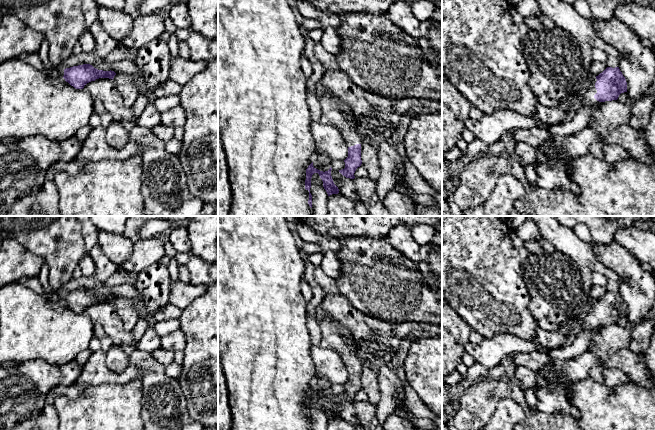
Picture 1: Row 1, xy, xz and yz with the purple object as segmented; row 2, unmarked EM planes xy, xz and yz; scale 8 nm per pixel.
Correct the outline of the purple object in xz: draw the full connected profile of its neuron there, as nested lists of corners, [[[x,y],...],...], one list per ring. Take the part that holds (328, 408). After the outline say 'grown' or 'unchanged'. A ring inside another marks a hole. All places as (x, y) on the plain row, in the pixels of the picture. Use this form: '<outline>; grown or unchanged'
[[[313,386],[306,393],[305,413],[309,415],[309,424],[308,424],[309,430],[312,430],[312,419],[310,417],[310,412],[311,412],[311,402],[314,397],[319,398],[320,402],[323,405],[323,411],[326,414],[328,420],[339,417],[338,411],[333,406],[331,394],[332,392],[330,391],[328,395],[325,396],[320,395],[313,390]]]; unchanged

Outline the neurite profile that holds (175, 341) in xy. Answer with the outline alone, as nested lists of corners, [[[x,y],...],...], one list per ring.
[[[179,328],[163,337],[161,337],[161,348],[172,352],[185,350],[186,337],[184,332]]]

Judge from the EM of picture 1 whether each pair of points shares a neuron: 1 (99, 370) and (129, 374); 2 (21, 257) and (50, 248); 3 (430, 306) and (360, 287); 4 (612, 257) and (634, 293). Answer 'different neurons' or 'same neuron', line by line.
1: same neuron
2: different neurons
3: same neuron
4: same neuron

